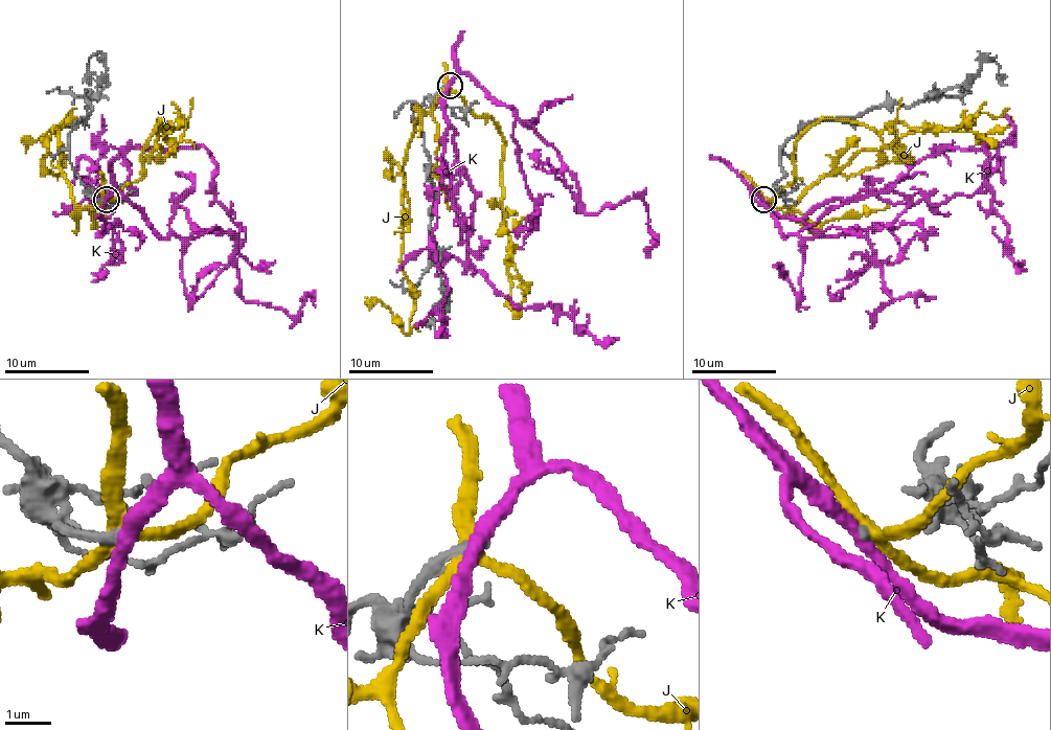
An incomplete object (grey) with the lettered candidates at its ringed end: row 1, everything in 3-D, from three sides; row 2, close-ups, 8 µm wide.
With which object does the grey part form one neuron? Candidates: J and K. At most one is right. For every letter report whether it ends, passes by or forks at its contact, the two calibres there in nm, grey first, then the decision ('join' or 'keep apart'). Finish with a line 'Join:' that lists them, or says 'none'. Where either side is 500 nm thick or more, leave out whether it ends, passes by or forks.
J: it forks; calibres 240 and 260 nm; keep apart
K: it passes by; calibres 220 and 300 nm; keep apart
Join: none

